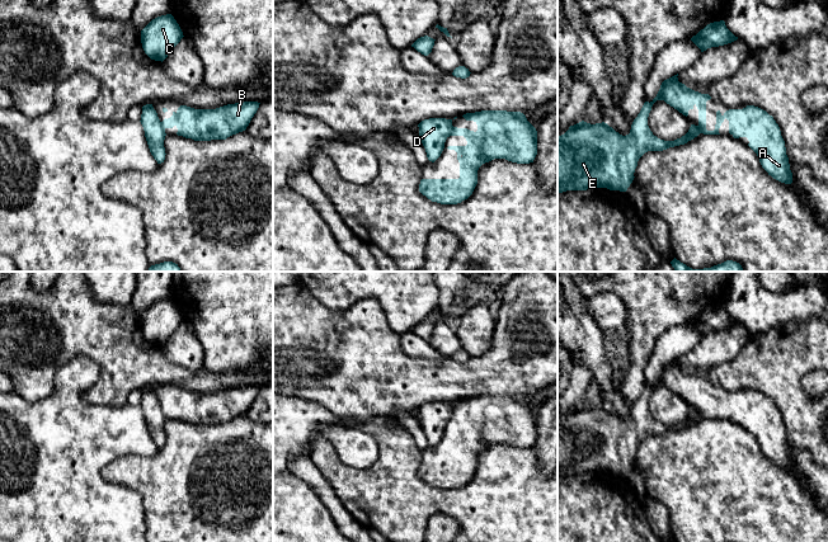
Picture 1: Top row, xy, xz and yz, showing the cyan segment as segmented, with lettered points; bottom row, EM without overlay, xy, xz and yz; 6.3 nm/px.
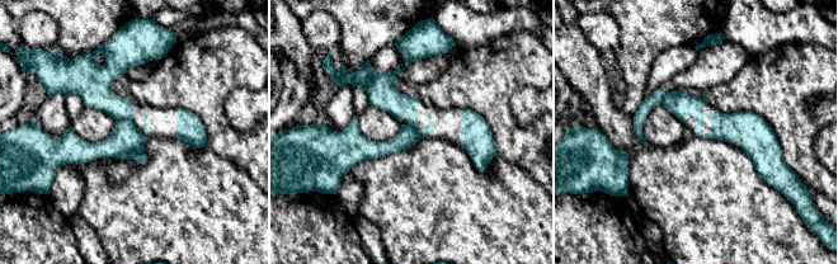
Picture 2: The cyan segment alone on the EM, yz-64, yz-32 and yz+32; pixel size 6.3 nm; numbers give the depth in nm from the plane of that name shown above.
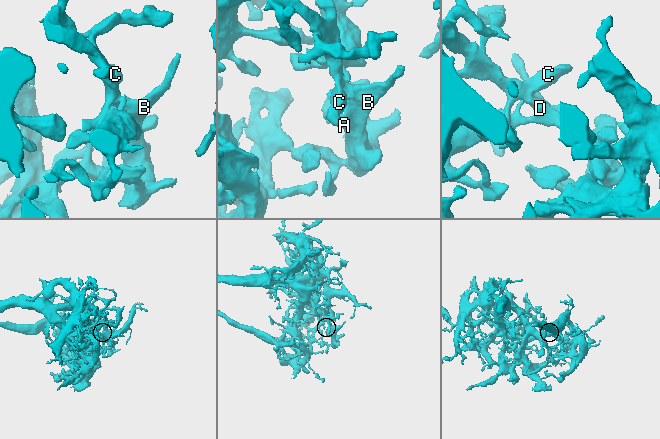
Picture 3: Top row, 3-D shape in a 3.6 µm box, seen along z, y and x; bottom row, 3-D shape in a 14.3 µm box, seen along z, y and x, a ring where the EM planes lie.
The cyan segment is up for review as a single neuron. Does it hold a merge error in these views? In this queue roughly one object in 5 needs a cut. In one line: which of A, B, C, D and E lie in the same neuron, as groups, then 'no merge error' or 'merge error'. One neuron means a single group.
A B C D E; no merge error

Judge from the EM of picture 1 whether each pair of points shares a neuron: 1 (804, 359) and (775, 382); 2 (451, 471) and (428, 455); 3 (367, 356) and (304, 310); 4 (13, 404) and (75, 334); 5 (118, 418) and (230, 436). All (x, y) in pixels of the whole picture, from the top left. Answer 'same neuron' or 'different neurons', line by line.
1: same neuron
2: same neuron
3: same neuron
4: different neurons
5: different neurons

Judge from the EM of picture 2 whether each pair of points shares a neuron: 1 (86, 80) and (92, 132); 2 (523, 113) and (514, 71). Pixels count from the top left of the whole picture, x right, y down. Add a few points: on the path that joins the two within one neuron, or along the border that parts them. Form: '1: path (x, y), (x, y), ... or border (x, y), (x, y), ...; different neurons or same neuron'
1: border (85, 105), (100, 109), (116, 121); different neurons
2: border (540, 89), (521, 88), (512, 97), (518, 121); different neurons

